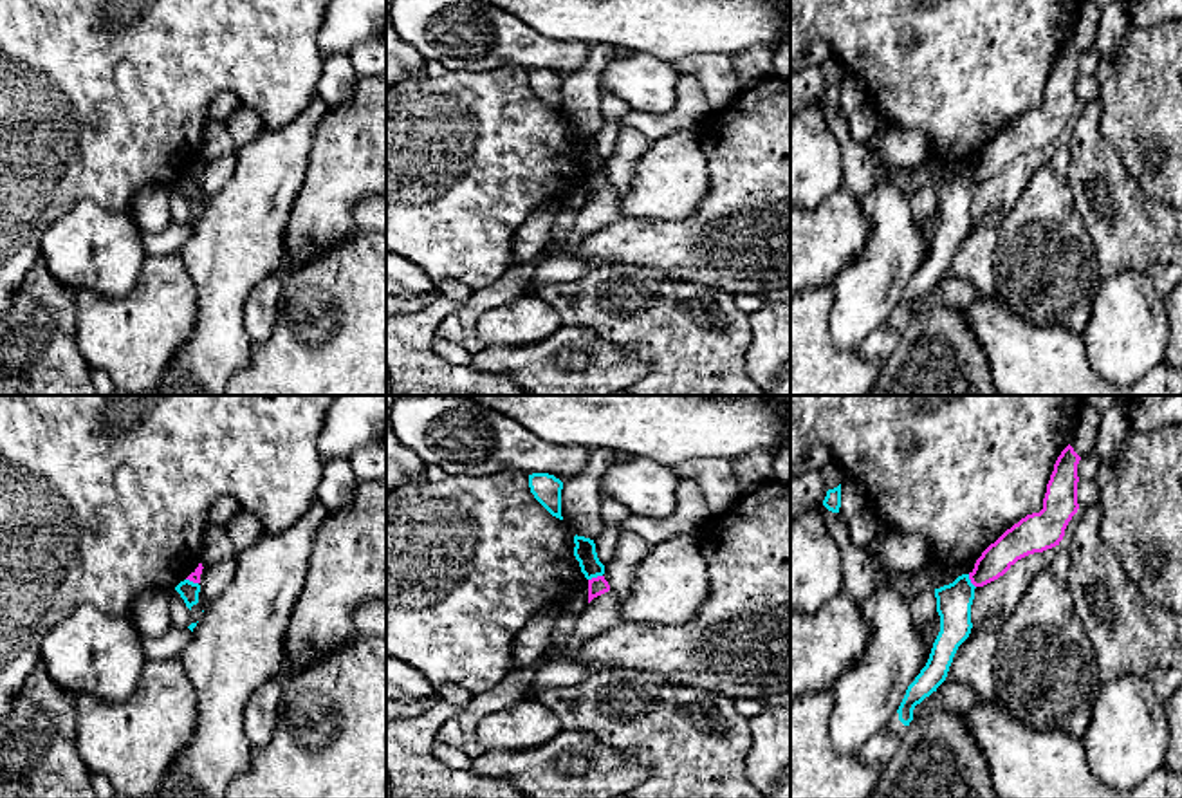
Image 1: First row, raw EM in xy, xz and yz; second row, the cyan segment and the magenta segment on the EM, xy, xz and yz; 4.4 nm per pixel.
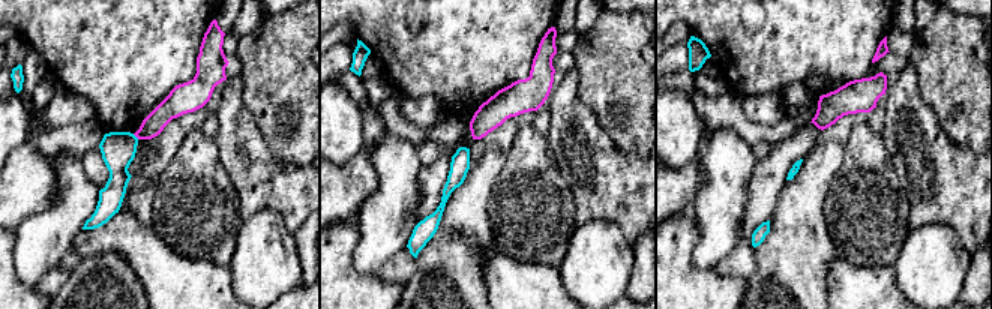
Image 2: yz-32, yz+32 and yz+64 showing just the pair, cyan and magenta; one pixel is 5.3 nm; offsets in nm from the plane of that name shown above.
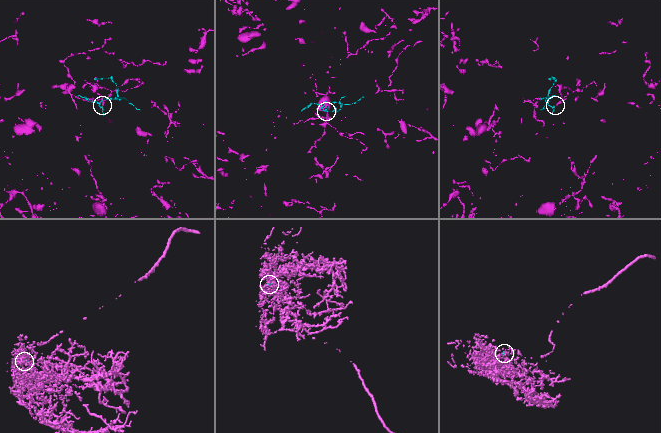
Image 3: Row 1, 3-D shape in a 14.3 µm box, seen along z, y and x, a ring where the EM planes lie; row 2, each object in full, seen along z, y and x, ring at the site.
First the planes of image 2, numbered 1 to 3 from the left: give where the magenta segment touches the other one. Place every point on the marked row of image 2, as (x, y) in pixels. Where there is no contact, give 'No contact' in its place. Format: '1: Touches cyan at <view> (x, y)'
1: Touches cyan at yz-32 (134, 135)
2: No contact
3: No contact

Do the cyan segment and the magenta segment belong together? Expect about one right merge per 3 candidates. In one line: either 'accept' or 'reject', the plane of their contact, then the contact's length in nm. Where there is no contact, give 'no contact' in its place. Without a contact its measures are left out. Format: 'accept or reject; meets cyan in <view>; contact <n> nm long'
reject; meets cyan in xz; contact 70 nm long

